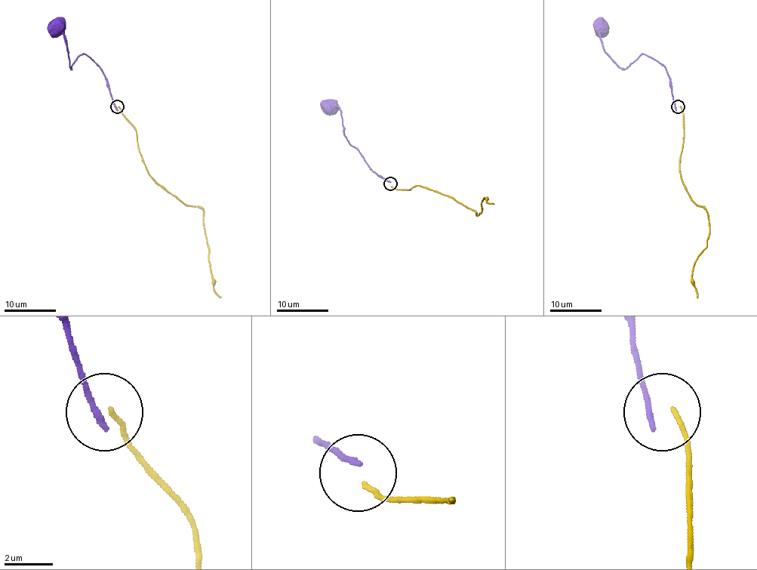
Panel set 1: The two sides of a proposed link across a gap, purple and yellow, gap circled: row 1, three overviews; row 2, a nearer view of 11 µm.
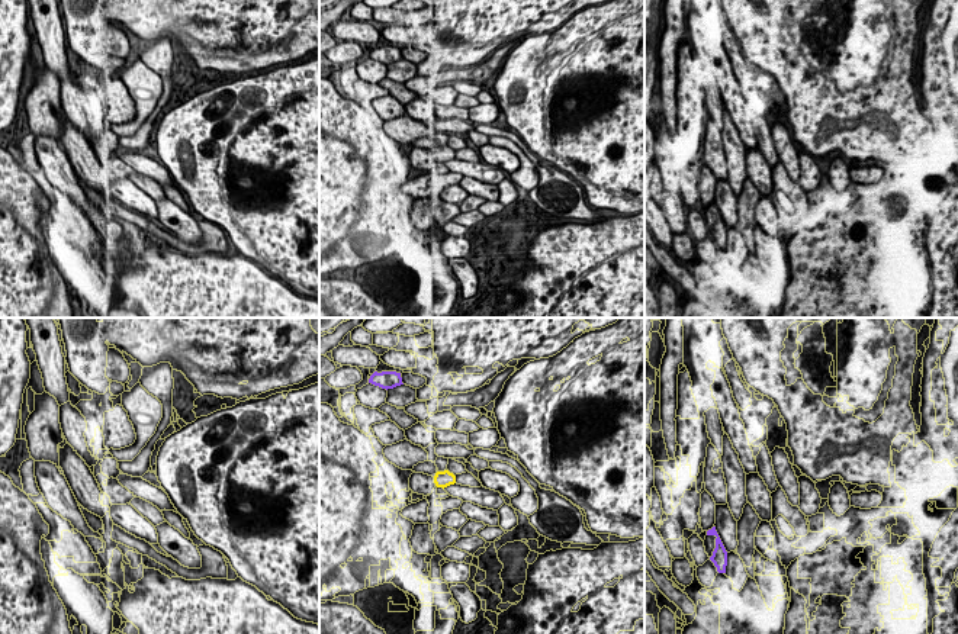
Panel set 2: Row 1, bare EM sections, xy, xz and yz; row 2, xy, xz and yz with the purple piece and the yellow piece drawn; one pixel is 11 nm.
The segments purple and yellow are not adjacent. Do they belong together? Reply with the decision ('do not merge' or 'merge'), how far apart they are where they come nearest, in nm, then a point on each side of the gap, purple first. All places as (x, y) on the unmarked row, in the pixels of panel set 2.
do not merge | 1050 nm | xz (399, 60), (437, 147)

